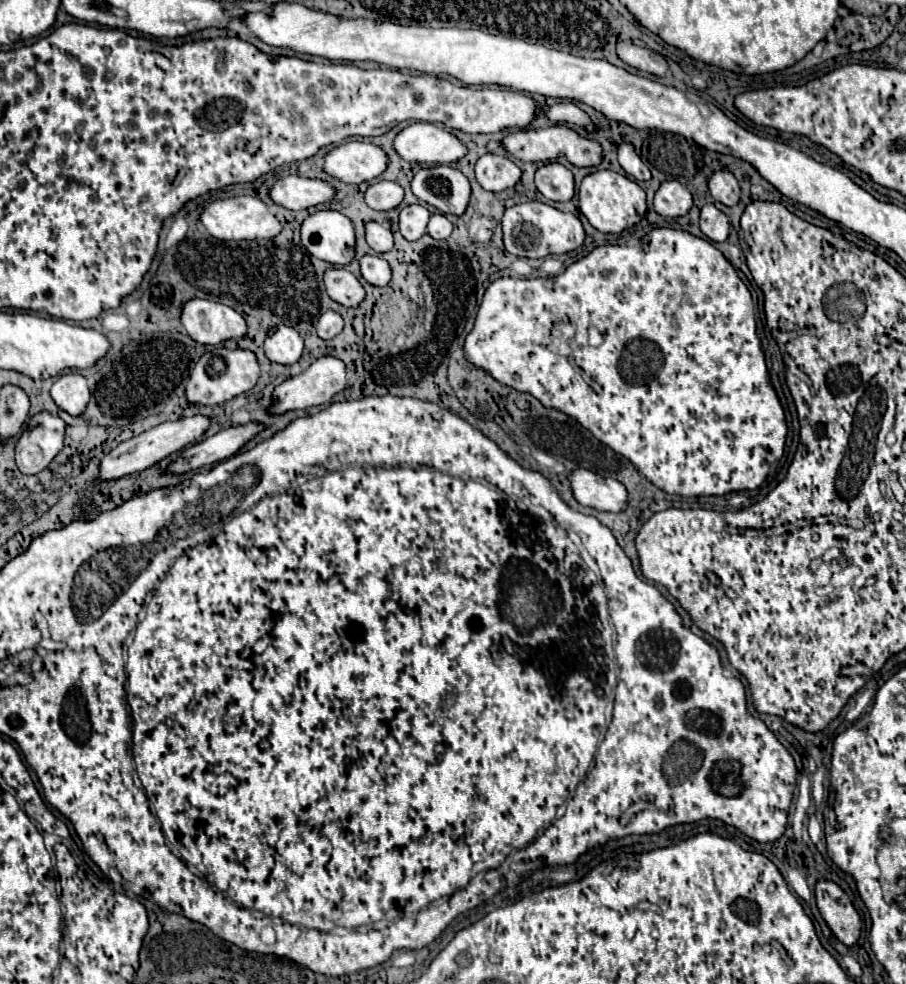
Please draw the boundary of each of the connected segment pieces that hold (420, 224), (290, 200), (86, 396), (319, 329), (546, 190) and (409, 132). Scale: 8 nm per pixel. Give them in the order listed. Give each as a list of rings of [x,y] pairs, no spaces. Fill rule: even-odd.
[[[420,203],[402,207],[402,211],[400,211],[400,233],[402,233],[402,237],[408,241],[420,239],[426,233],[428,219],[430,219],[430,213]]]
[[[288,175],[288,177],[280,177],[272,185],[268,197],[286,209],[300,211],[330,201],[334,197],[334,189],[318,179]]]
[[[72,371],[68,375],[60,375],[56,383],[52,385],[52,399],[60,409],[64,409],[70,415],[84,413],[88,401],[90,401],[90,389],[86,383],[86,377],[78,371]]]
[[[326,311],[320,315],[318,325],[316,325],[316,333],[320,339],[332,339],[336,337],[344,327],[344,321],[340,317],[340,313],[336,311]]]
[[[546,163],[538,167],[534,183],[550,201],[570,201],[574,195],[574,177],[562,163]]]
[[[410,123],[394,137],[396,153],[410,163],[454,163],[462,159],[468,149],[446,129],[432,123]]]

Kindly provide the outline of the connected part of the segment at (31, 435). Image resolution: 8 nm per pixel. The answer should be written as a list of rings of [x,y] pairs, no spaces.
[[[40,413],[36,425],[28,425],[16,443],[16,465],[26,475],[36,475],[64,449],[66,423],[52,415]]]

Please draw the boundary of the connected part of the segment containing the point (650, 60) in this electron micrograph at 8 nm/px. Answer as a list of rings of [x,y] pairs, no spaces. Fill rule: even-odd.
[[[618,43],[618,57],[638,71],[646,71],[650,75],[664,77],[668,73],[668,63],[660,53],[636,47],[632,43]]]

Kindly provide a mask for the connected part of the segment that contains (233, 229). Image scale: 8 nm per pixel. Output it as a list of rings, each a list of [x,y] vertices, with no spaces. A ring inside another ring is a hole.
[[[232,197],[232,199],[216,199],[202,213],[200,221],[206,231],[220,241],[240,241],[240,239],[270,239],[280,233],[278,219],[268,211],[268,207],[258,197]]]

